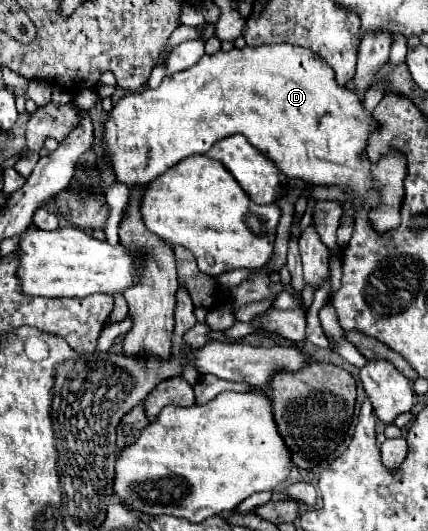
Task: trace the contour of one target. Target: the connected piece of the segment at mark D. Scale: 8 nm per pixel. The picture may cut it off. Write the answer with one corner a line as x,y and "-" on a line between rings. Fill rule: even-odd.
266,44
266,46
244,46
244,48
232,48
230,52
216,52
216,54
204,54
192,68
186,68
182,72
174,72
174,74
168,74
162,84
158,88
144,88
140,92
132,92
132,94
126,94
122,96
114,106
112,110
108,112
108,118
104,122
104,136
102,136
102,160
106,162
112,178
116,182
122,182
126,184
128,188
134,188
134,186
146,186
146,182
152,182
158,174
166,172
170,166
174,166
176,162
180,162
182,158
188,158
192,154
206,154
218,140
226,138
226,136
232,136
232,134
244,134
248,138
248,142
252,146
256,146
258,150
262,150
266,156
270,156
276,166
288,176
288,178
302,178
306,180
308,184
314,184
314,186
342,186
350,192
350,202
354,208
358,206
368,206
372,208
372,212
368,214
368,218
372,220
372,226
382,232
382,230
392,230
400,224
400,200
404,196
404,176
406,176
406,160
402,158
402,154
388,154
384,156
378,164
370,164
368,158
360,158
360,152
366,148
366,140
368,140
368,134
370,130
376,126
374,118
370,112
366,112
360,104
360,98
350,92
348,88
342,88
334,82
334,70
322,60
318,58
318,54
314,54
312,50
308,48
302,48
302,46
292,46
292,44

